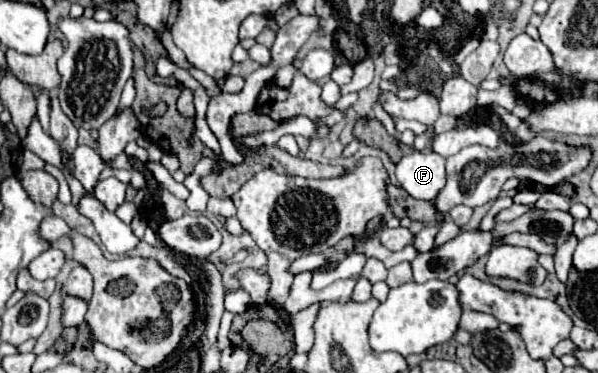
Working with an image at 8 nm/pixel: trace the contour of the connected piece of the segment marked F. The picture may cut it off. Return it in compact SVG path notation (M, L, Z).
M412 151L396 163L396 177L412 197L434 201L446 185L444 165L446 159L434 151Z

